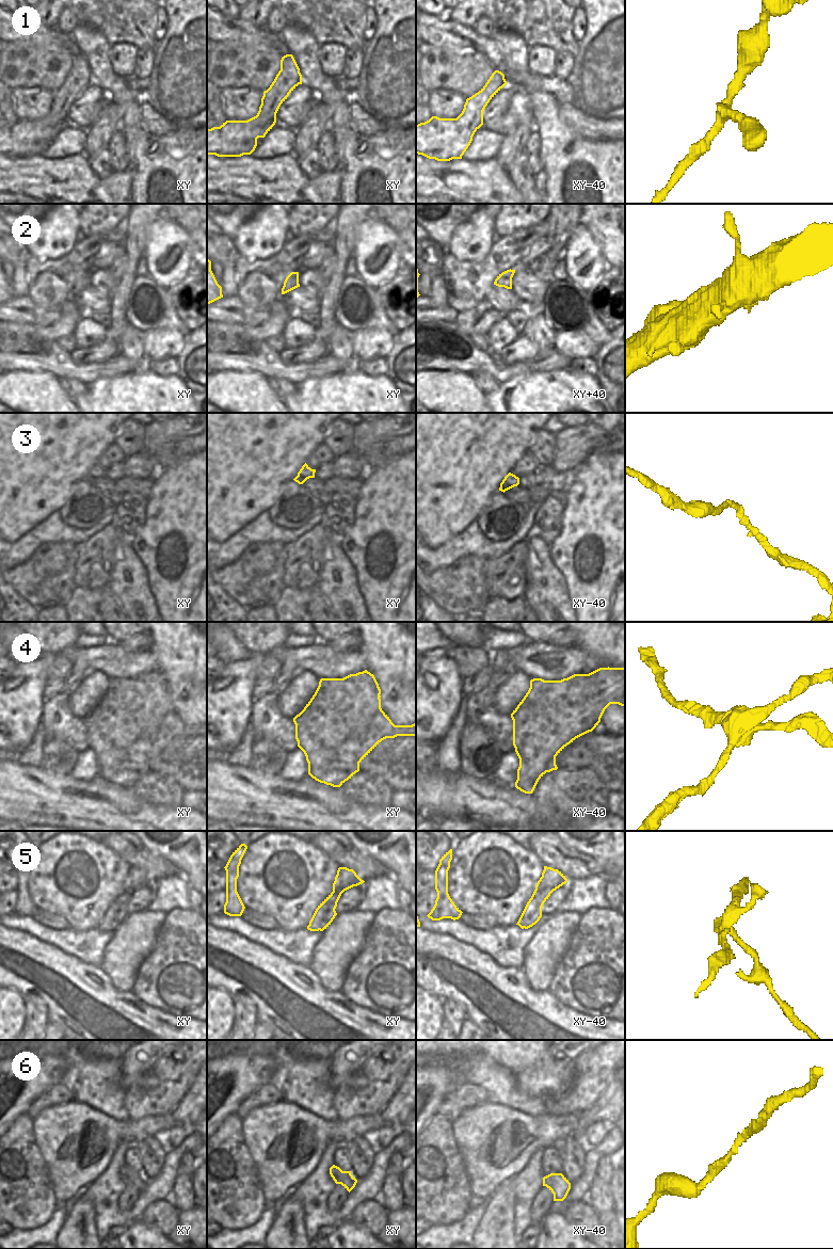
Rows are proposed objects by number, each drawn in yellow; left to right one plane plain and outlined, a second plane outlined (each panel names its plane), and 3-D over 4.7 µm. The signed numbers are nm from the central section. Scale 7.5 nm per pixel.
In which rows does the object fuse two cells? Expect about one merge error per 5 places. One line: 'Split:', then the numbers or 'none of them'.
Split: 4, 5

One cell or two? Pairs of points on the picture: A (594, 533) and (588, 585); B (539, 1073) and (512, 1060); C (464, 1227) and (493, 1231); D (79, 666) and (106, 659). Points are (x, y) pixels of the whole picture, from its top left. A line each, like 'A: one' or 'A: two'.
A: one
B: one
C: two
D: two

